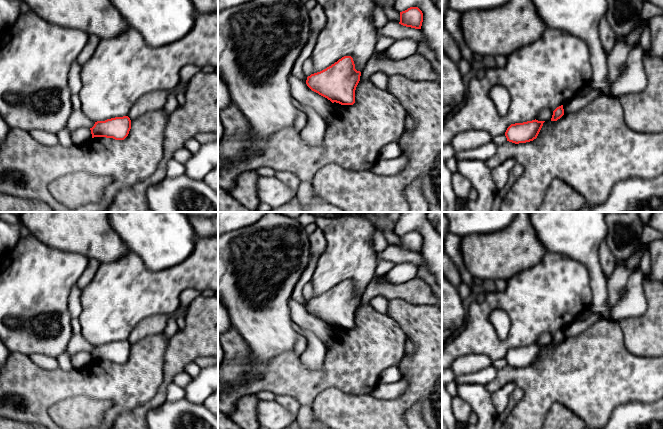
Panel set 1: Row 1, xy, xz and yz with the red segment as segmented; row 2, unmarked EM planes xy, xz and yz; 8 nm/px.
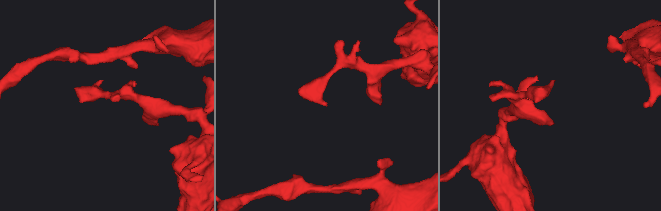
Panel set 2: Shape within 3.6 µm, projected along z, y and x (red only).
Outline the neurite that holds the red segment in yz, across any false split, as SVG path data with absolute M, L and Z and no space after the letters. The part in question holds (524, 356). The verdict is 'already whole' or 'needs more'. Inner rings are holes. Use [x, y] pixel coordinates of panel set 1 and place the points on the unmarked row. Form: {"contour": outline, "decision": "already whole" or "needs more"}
{"contour": "M535 343L523 347L511 348L505 356L507 365L515 368L533 365L537 362L544 346Z", "decision": "already whole"}

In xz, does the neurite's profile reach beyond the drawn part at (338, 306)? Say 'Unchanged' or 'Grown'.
Unchanged

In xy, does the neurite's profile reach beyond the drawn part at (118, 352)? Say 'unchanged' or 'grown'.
unchanged

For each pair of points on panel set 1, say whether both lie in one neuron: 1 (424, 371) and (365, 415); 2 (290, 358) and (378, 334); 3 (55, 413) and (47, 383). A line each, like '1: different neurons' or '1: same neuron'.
1: same neuron
2: same neuron
3: different neurons

